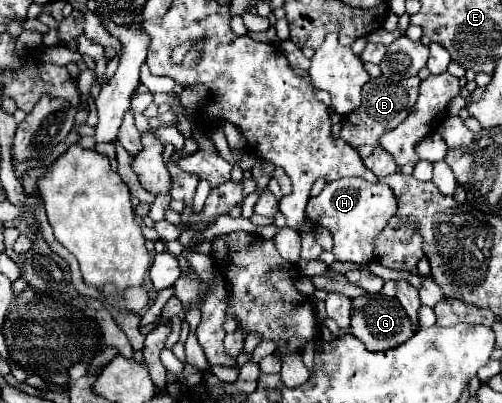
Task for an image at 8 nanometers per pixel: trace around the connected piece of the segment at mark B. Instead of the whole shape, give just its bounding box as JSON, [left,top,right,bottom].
[340,76,420,158]

